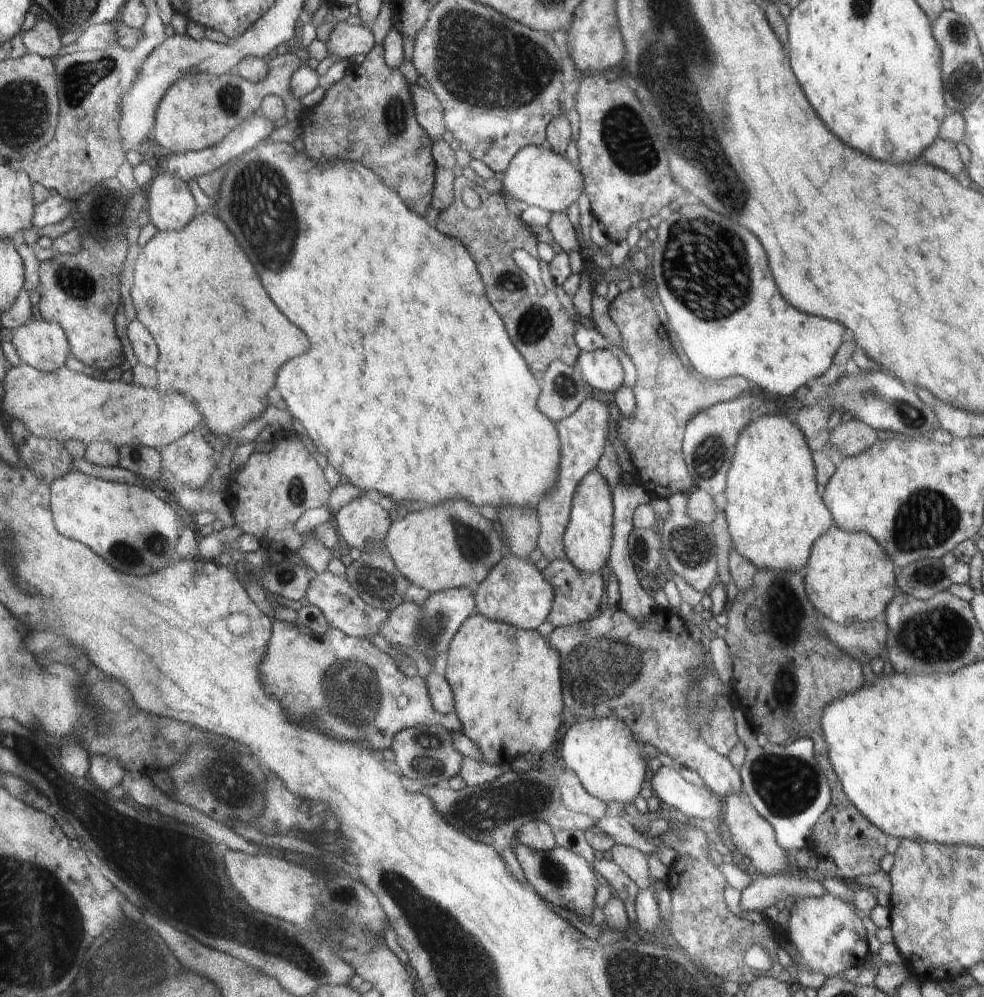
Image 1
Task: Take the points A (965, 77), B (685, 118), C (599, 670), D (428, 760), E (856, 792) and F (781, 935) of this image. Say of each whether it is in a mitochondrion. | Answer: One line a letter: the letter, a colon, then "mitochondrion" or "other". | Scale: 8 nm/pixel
A: mitochondrion
B: mitochondrion
C: mitochondrion
D: mitochondrion
E: other
F: other

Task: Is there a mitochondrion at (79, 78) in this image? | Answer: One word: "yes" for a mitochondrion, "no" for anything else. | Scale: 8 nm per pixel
yes

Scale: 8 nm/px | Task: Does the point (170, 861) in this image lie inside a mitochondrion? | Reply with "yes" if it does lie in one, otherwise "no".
yes

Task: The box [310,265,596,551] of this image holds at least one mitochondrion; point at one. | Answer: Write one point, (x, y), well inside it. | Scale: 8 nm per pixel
(565, 387)

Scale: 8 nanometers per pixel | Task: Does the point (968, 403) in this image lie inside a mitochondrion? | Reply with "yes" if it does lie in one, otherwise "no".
no

